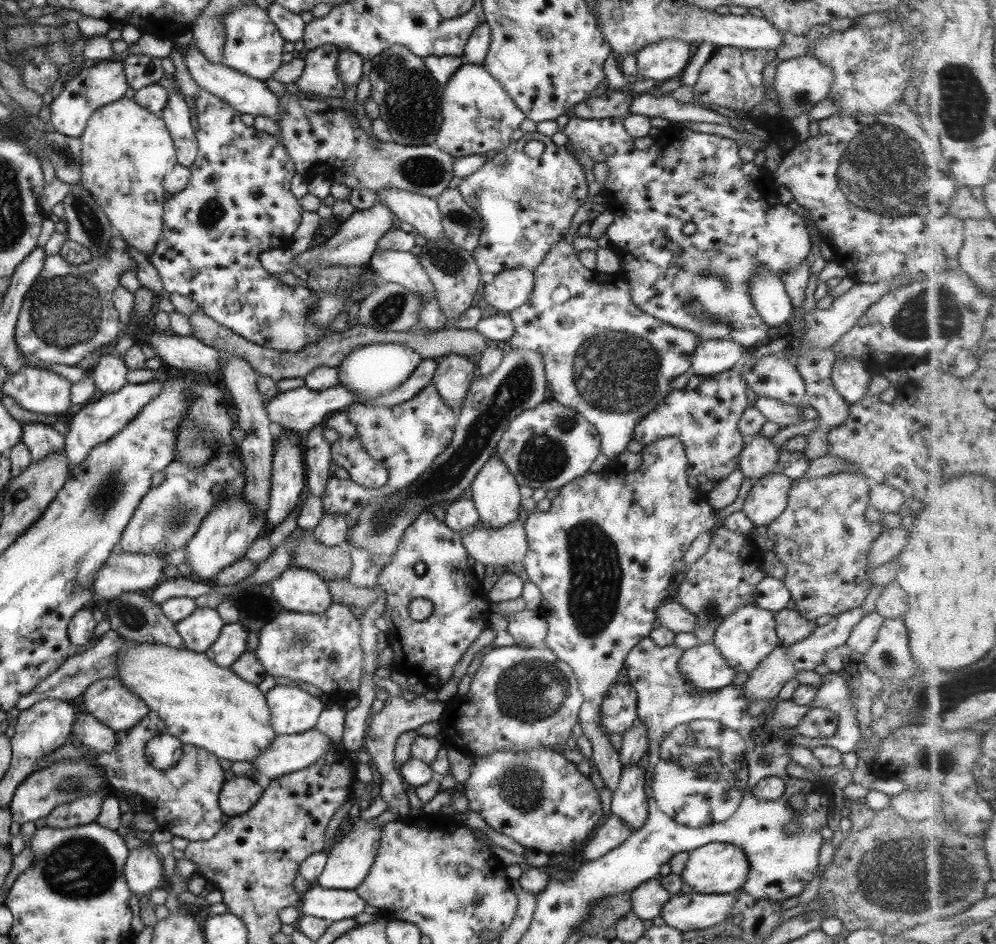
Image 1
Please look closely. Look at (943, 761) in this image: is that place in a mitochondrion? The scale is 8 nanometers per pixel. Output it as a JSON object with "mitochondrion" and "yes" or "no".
{"mitochondrion":"yes"}

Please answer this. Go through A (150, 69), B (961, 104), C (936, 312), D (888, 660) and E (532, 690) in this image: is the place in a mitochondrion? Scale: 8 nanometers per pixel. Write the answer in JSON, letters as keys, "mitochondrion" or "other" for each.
{"A":"other","B":"mitochondrion","C":"mitochondrion","D":"mitochondrion","E":"mitochondrion"}

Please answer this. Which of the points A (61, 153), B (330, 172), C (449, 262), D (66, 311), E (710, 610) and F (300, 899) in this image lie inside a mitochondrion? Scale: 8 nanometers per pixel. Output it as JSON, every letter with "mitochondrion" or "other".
{"A":"mitochondrion","B":"other","C":"mitochondrion","D":"mitochondrion","E":"mitochondrion","F":"other"}

